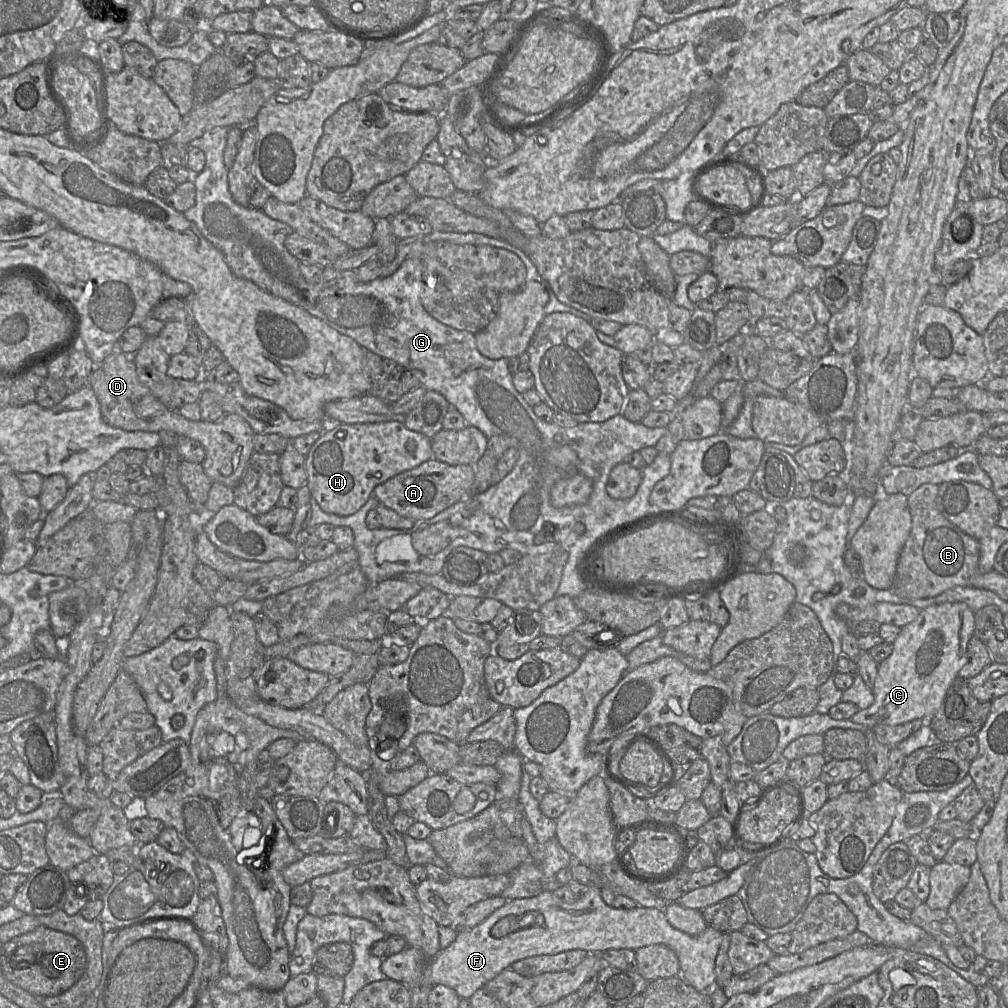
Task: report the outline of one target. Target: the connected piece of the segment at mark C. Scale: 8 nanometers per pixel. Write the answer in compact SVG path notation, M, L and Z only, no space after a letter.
M963 602L941 603L919 610L918 617L901 628L891 655L877 666L873 704L858 710L849 720L866 728L929 720L967 661L968 642L974 636L974 613Z

